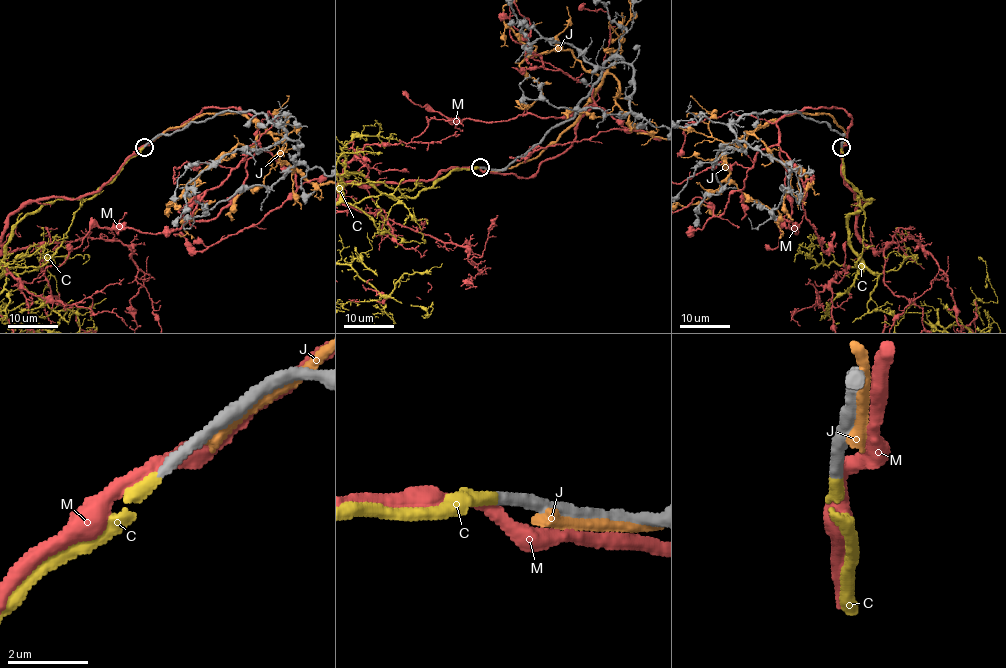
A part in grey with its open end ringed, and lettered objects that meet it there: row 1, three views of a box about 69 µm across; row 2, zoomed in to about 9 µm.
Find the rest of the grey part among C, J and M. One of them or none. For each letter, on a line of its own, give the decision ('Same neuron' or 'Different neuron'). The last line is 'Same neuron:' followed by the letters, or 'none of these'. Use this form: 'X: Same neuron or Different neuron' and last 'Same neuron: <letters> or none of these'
C: Same neuron
J: Different neuron
M: Different neuron
Same neuron: C

